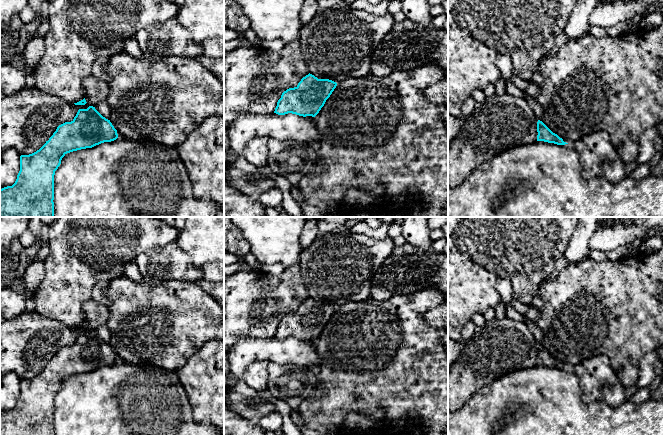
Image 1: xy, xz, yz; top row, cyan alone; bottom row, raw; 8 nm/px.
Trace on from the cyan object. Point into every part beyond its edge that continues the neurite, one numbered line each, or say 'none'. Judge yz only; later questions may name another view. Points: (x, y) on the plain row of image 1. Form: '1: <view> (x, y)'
none

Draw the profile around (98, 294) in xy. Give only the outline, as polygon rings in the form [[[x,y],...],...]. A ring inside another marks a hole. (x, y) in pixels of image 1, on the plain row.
[[[105,282],[96,283],[92,290],[92,299],[108,307],[112,304],[112,302],[107,297],[107,295],[104,293],[104,289],[106,285],[107,284]]]

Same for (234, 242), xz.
[[[224,217],[224,251],[239,257],[244,257],[250,252],[249,243],[234,225],[231,217]]]

